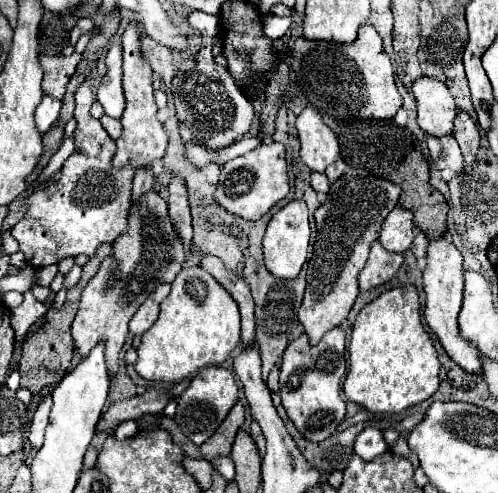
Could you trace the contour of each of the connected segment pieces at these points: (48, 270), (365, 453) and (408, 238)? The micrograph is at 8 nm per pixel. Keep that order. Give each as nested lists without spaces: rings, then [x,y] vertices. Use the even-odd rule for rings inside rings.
[[[49,265],[49,267],[35,269],[35,283],[47,287],[47,285],[53,281],[55,275],[57,275],[57,265]]]
[[[375,427],[363,429],[361,435],[355,439],[355,453],[363,461],[373,461],[375,457],[379,457],[383,453],[383,449],[387,449],[387,445],[383,441],[383,433]]]
[[[395,207],[381,227],[379,243],[395,253],[405,253],[415,237],[415,225],[413,225],[413,213],[407,209]]]

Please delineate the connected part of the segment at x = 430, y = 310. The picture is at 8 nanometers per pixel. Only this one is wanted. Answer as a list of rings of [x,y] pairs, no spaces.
[[[445,235],[429,243],[429,247],[427,247],[427,267],[423,269],[423,285],[425,285],[423,291],[425,291],[425,297],[427,297],[425,321],[433,329],[437,339],[441,341],[447,355],[455,363],[459,363],[465,371],[479,375],[481,373],[479,349],[473,343],[465,341],[459,335],[459,327],[457,327],[457,315],[461,311],[461,299],[463,299],[463,269],[461,269],[461,263],[463,263],[461,253],[457,251],[457,247]]]

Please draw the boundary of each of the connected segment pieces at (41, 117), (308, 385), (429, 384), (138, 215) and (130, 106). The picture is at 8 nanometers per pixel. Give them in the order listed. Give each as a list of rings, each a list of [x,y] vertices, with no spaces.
[[[43,97],[43,101],[35,109],[35,123],[37,123],[39,133],[47,133],[47,129],[53,127],[53,123],[59,117],[59,109],[61,109],[59,101],[55,101],[51,97]]]
[[[341,327],[327,331],[317,345],[311,345],[305,333],[287,345],[279,367],[281,405],[299,433],[309,441],[331,437],[343,421],[345,401],[341,397],[341,379],[345,371],[345,331]]]
[[[405,285],[405,287],[397,287],[397,289],[389,289],[385,291],[381,297],[377,297],[373,303],[369,303],[355,319],[355,325],[353,325],[353,335],[351,335],[351,347],[349,347],[349,373],[347,373],[347,379],[343,383],[343,393],[349,401],[357,403],[359,407],[367,409],[369,413],[403,413],[407,407],[413,407],[425,399],[429,399],[435,391],[439,389],[439,359],[437,359],[437,351],[433,347],[433,341],[429,337],[429,333],[425,331],[423,323],[421,323],[421,313],[419,313],[419,295],[417,295],[417,289],[413,285]]]
[[[147,191],[137,201],[131,201],[127,219],[127,233],[115,241],[113,253],[103,261],[97,275],[83,289],[79,311],[71,325],[71,335],[81,355],[87,355],[99,343],[99,339],[107,341],[105,357],[111,381],[117,373],[119,351],[127,337],[129,319],[151,295],[151,291],[165,281],[173,281],[185,263],[183,241],[171,225],[167,201],[157,191]]]
[[[131,19],[125,33],[123,33],[123,89],[125,89],[125,111],[121,117],[123,133],[117,139],[117,153],[113,157],[115,167],[125,167],[133,165],[143,167],[151,165],[155,159],[161,159],[167,149],[167,135],[163,125],[157,121],[157,105],[153,99],[153,87],[151,87],[151,65],[147,63],[143,49],[141,49],[141,37],[143,37],[143,27],[139,25],[137,19]]]

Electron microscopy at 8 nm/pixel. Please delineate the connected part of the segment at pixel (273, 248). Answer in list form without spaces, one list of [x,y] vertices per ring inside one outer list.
[[[293,199],[285,207],[281,207],[269,221],[267,233],[263,237],[263,253],[265,265],[271,275],[279,279],[295,279],[307,261],[307,245],[309,245],[309,213],[307,203],[303,199]]]

